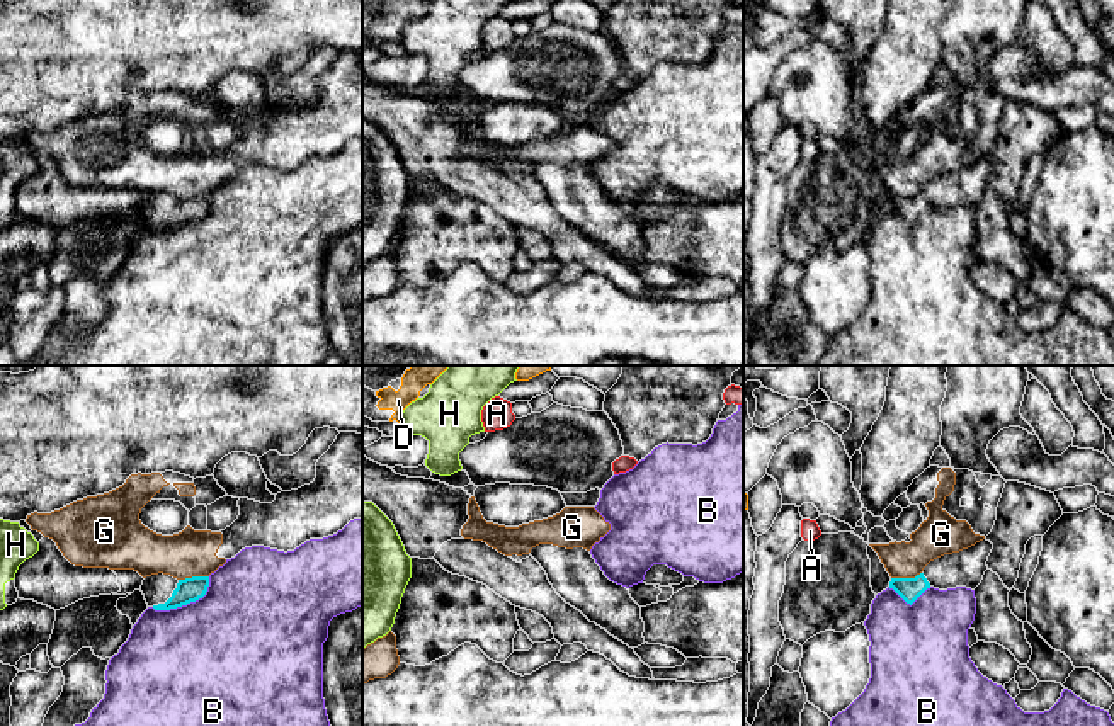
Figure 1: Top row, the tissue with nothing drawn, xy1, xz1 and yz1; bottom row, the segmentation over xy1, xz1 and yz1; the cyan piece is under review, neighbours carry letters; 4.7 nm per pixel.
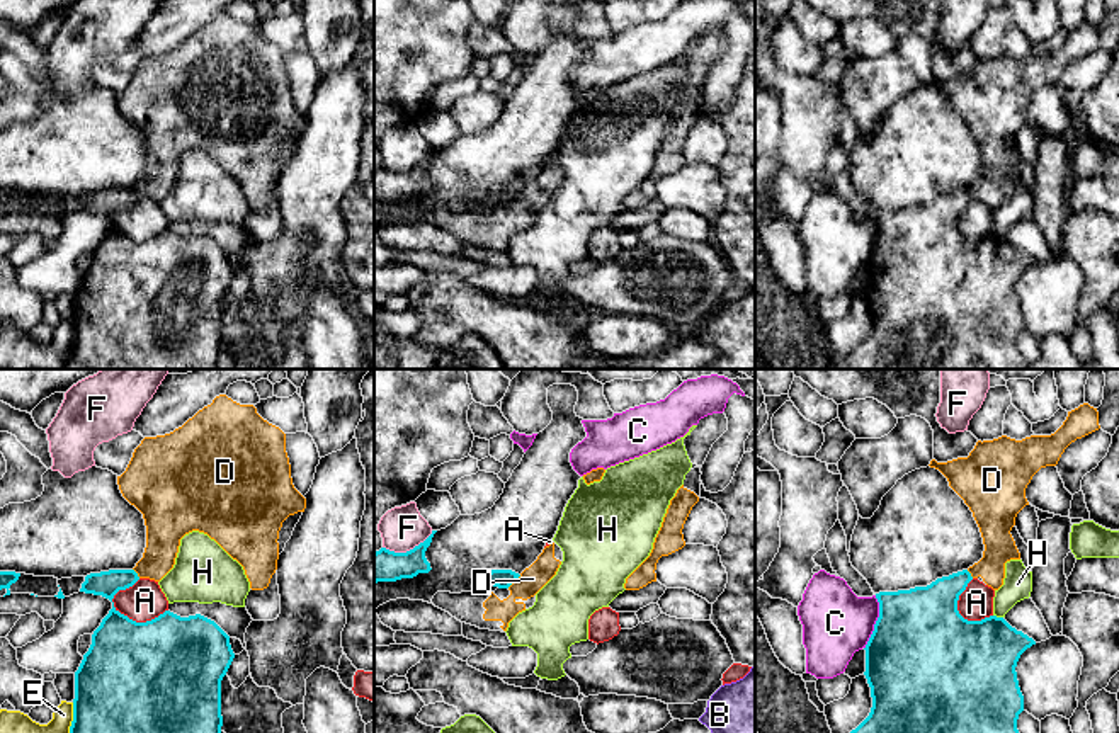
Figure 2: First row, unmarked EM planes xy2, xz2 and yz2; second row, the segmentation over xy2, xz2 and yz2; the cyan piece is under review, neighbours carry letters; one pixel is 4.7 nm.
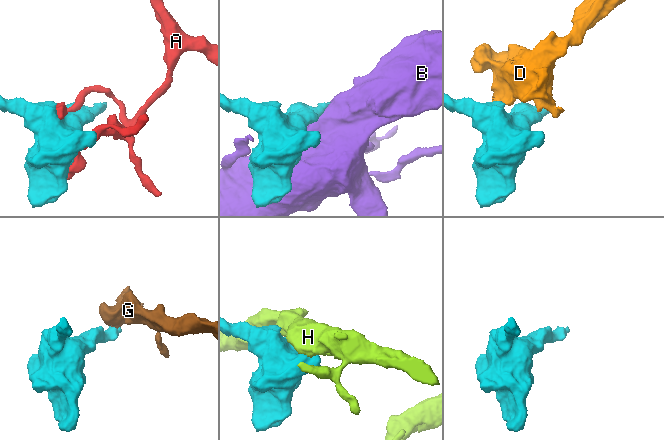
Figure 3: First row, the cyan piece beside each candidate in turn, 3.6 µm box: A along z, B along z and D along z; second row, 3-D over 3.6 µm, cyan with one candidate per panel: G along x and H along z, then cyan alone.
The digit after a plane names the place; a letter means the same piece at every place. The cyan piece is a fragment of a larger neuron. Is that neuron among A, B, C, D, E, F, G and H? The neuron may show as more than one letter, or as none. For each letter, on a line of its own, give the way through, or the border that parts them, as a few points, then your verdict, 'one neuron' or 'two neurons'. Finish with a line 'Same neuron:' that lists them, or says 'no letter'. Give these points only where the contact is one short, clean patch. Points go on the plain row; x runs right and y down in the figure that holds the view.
A: two neurons
B: along xy1 (210, 196), (210, 204), (201, 216), (169, 228), (152, 226) | two neurons
C: along yz2 (876, 215), (878, 238), (864, 267) | two neurons
D: along xz2 (521, 194), (507, 206) | two neurons
E: two neurons
F: along xz2 (432, 150), (405, 170), (383, 167) | two neurons
G: along xy1 (208, 194), (193, 194), (179, 199) | two neurons
H: two neurons
Same neuron: no letter

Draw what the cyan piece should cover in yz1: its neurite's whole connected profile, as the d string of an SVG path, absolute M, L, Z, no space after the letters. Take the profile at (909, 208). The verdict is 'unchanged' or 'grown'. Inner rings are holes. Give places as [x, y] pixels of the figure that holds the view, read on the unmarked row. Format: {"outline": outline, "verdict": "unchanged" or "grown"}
{"outline": "M986 158L959 172L944 173L930 180L915 197L891 197L893 207L907 223L913 223L927 207L939 209L966 206L975 209L985 190L993 163Z", "verdict": "grown"}

